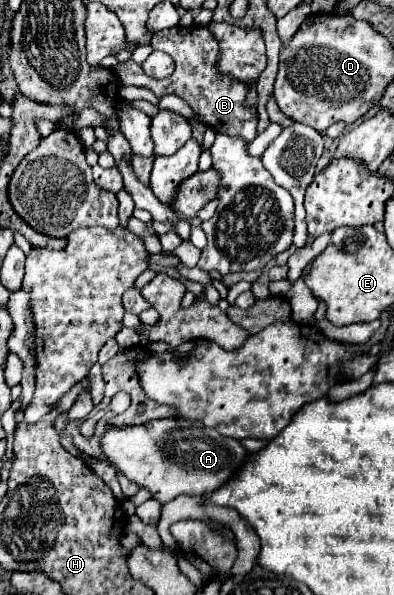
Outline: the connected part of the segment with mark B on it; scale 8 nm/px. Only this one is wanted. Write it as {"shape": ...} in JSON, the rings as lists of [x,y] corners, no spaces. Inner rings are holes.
{"shape":[[[177,25],[173,29],[157,31],[151,39],[151,47],[161,49],[167,55],[171,55],[171,59],[175,61],[175,71],[165,79],[153,79],[153,77],[145,75],[141,65],[137,65],[135,61],[127,61],[127,63],[121,63],[113,69],[119,83],[145,87],[145,89],[153,91],[157,97],[173,93],[173,95],[181,97],[193,109],[195,121],[215,129],[217,133],[225,133],[231,137],[243,137],[247,143],[255,139],[255,135],[257,135],[255,133],[257,109],[245,105],[245,99],[247,99],[247,93],[251,87],[217,69],[219,45],[207,27],[197,27],[197,25],[181,27],[181,25]]]}

